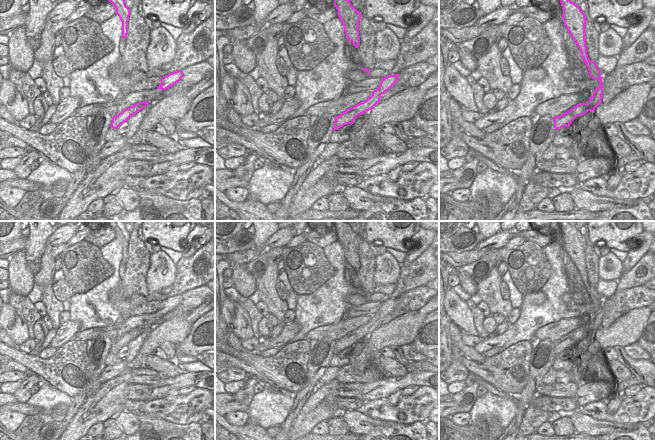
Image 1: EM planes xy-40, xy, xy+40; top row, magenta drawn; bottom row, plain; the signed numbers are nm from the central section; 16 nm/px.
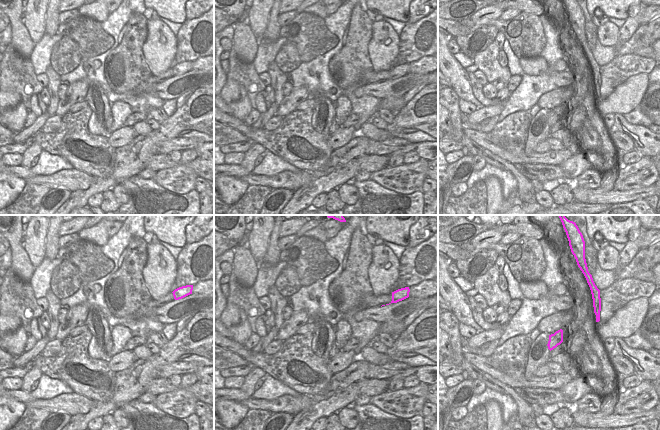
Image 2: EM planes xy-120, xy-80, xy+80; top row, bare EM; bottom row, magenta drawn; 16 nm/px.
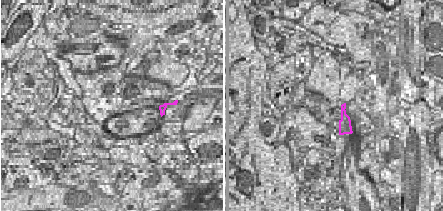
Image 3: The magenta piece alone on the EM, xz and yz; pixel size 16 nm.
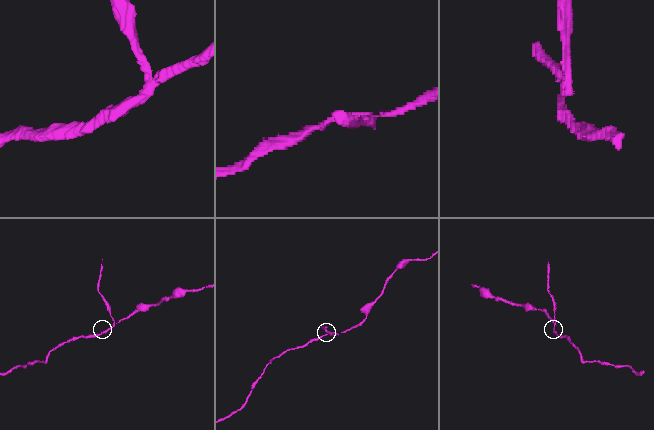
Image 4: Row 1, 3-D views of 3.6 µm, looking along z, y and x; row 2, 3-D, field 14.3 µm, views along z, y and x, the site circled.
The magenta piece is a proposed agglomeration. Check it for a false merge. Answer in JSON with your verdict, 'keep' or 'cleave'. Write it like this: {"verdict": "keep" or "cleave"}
{"verdict": "cleave"}

